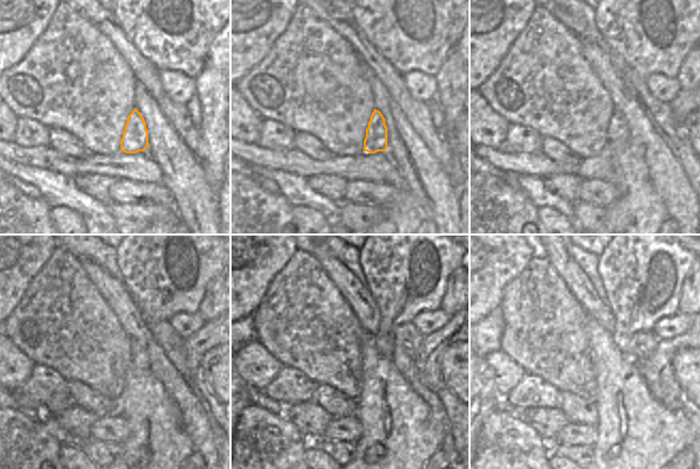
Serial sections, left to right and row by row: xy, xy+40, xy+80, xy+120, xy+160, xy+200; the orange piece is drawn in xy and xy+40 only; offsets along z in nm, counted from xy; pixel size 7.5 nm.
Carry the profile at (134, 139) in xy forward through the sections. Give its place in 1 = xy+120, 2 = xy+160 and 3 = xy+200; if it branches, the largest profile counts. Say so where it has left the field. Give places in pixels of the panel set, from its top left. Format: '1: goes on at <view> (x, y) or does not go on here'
1: goes on at xy+120 (139, 356)
2: goes on at xy+160 (408, 257)
3: goes on at xy+200 (642, 269)

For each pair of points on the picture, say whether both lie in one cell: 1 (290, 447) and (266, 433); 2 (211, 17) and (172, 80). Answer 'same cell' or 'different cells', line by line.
1: same cell
2: different cells

